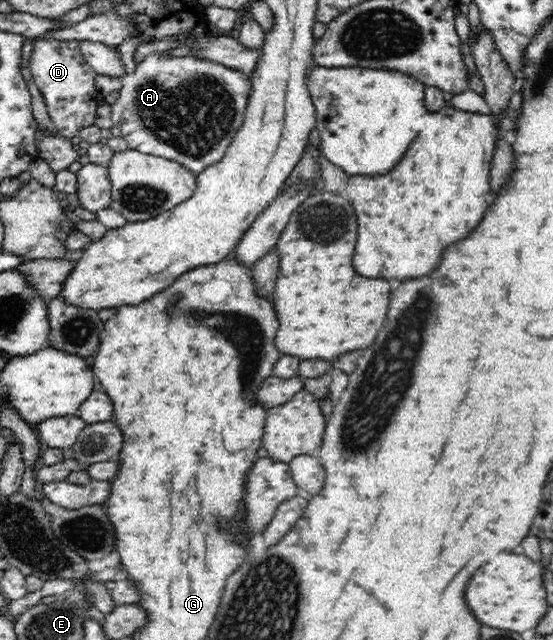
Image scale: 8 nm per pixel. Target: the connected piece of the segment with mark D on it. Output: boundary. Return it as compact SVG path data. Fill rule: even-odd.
M36 39L29 68L60 136L71 140L82 128L95 124L96 111L103 104L104 96L96 90L97 72L78 49L77 40Z

